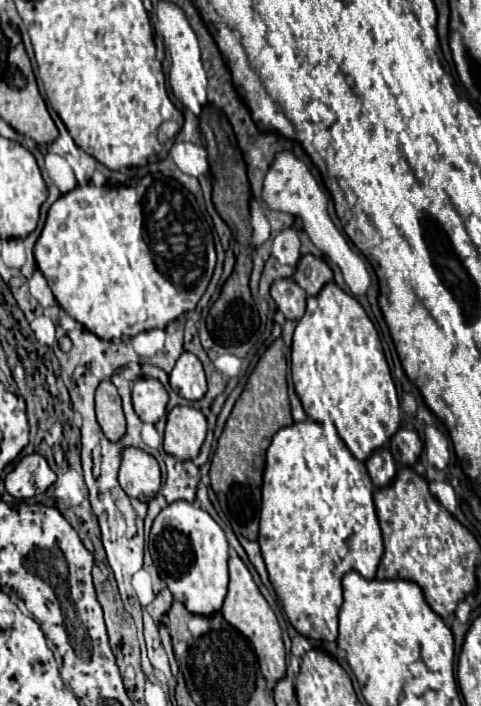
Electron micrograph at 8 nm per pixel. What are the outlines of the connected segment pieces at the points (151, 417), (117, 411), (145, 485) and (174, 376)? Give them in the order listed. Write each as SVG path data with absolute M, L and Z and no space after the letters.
M140 377L132 383L132 403L144 423L156 423L166 413L168 393L158 379Z
M104 379L96 389L96 419L106 439L118 441L124 435L126 419L122 413L122 403L110 379Z
M124 447L120 453L120 487L140 501L154 497L160 489L160 467L158 461L136 447Z
M188 351L182 353L182 357L176 361L170 373L170 385L178 395L190 401L204 397L206 377L204 377L202 363L198 361L198 357L194 357L194 353L188 353Z

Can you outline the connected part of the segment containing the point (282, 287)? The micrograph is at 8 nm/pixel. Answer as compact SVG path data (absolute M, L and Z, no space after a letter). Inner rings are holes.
M292 277L282 279L282 281L274 281L274 285L270 287L270 295L286 319L298 321L302 317L302 313L306 311L306 297L308 295Z

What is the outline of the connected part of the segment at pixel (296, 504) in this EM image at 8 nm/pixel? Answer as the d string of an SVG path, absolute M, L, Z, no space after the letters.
M302 421L282 427L266 451L264 479L262 479L262 509L258 543L270 575L270 583L282 603L292 627L310 639L336 641L338 637L338 609L340 609L340 581L348 571L358 571L366 579L374 579L382 557L382 531L378 525L374 501L374 485L366 465L358 461L344 441L338 437L332 421Z

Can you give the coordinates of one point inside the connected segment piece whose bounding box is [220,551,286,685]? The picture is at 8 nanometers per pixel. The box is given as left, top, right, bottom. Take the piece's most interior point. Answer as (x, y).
(245, 609)

